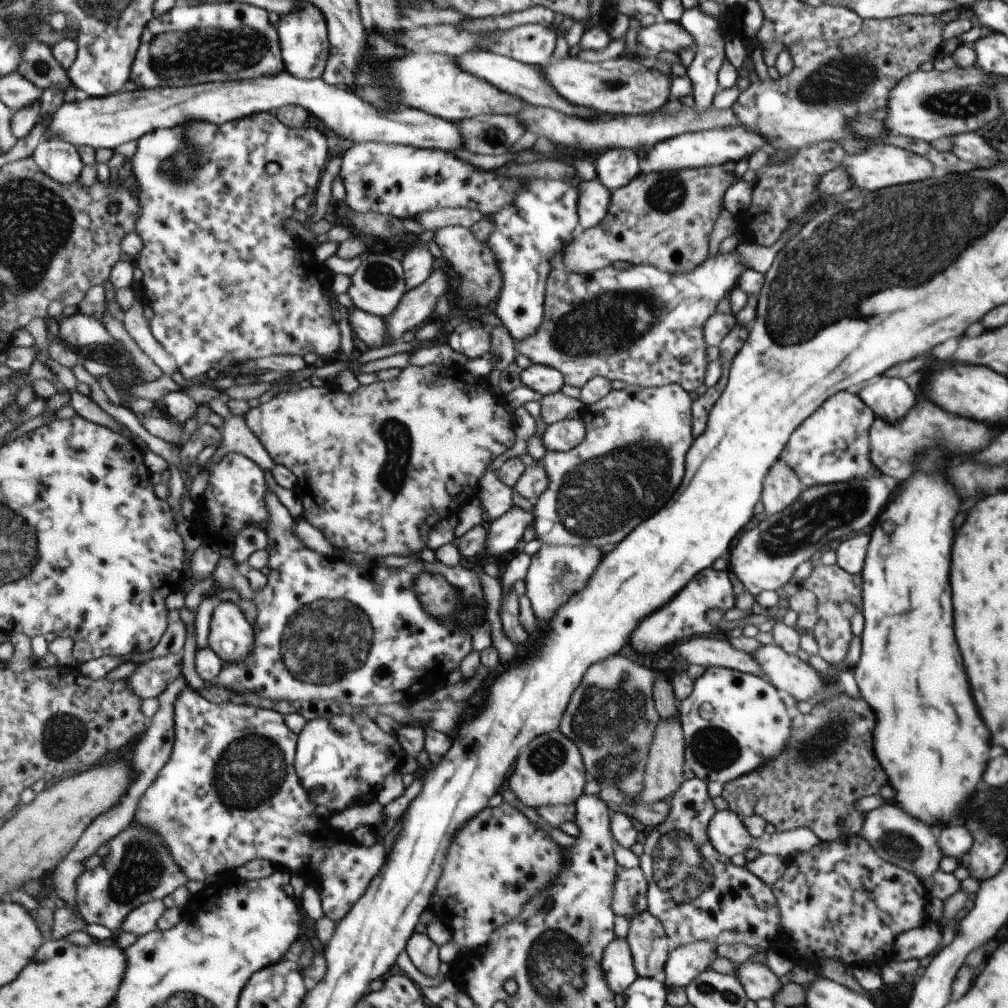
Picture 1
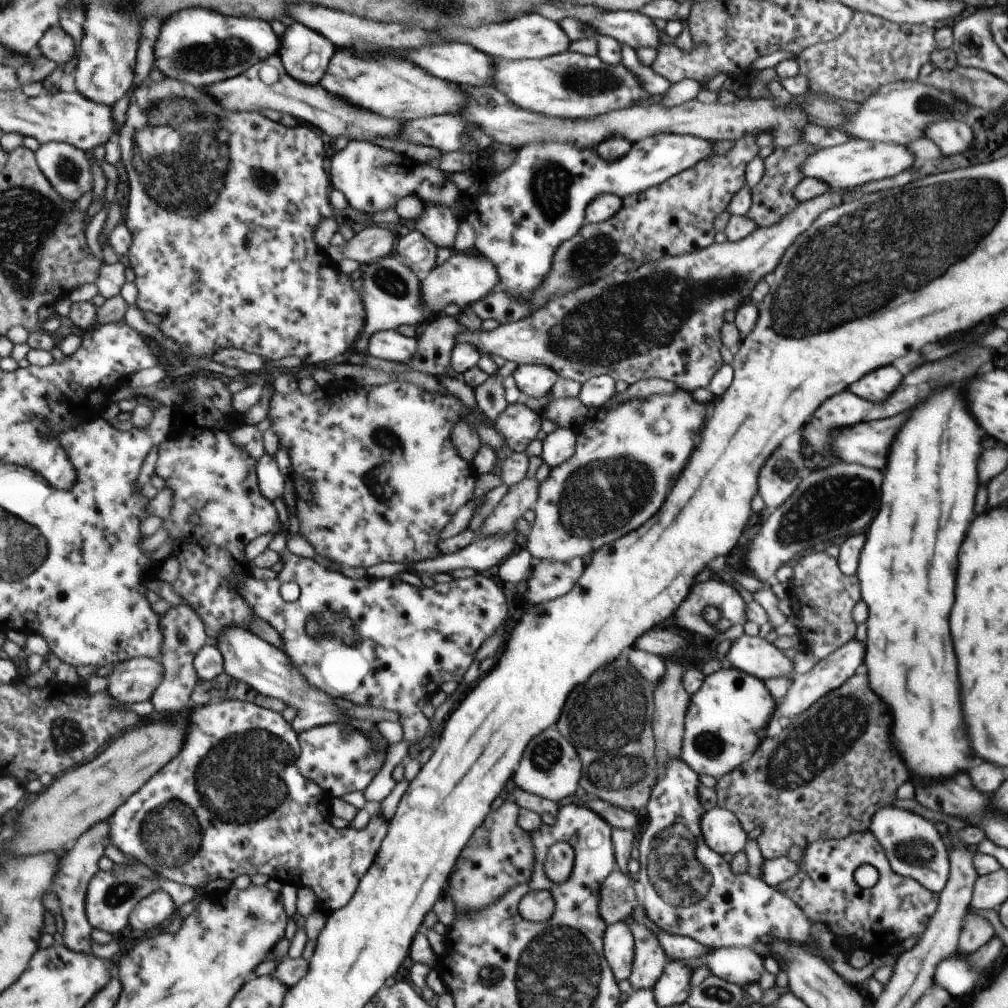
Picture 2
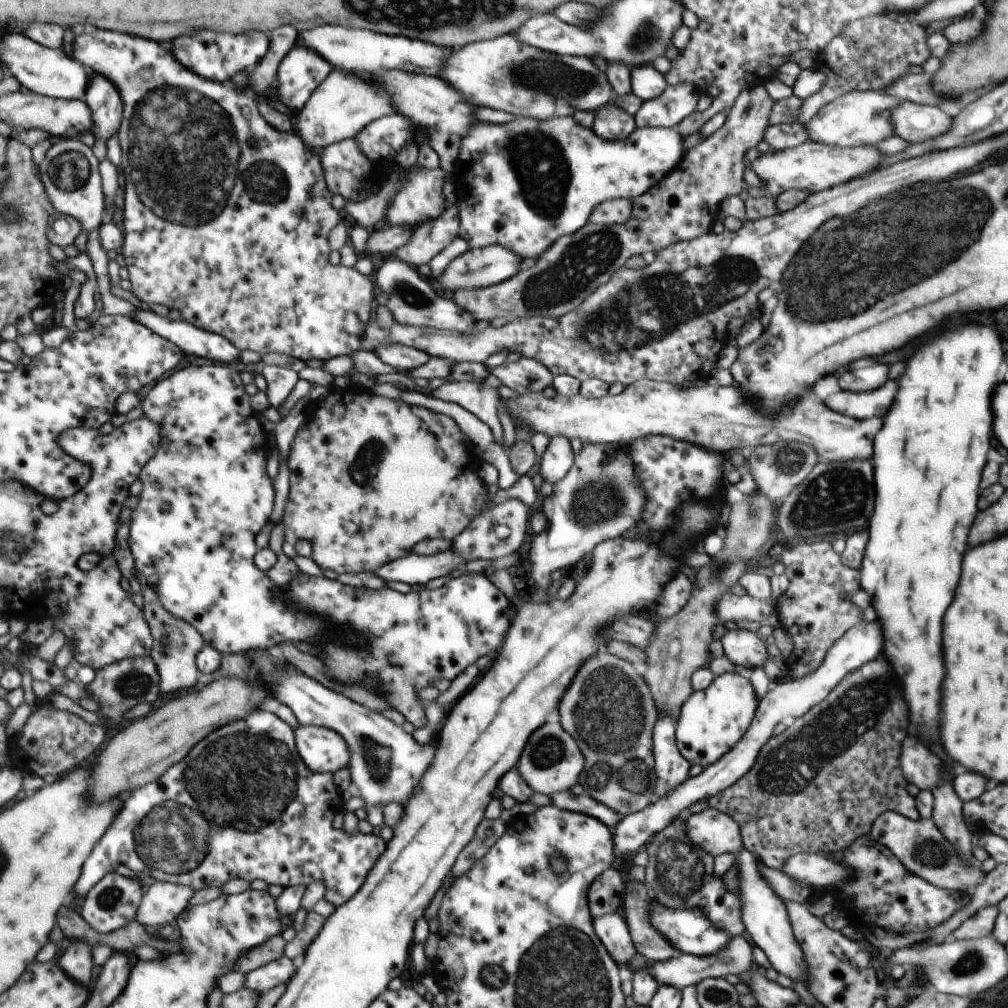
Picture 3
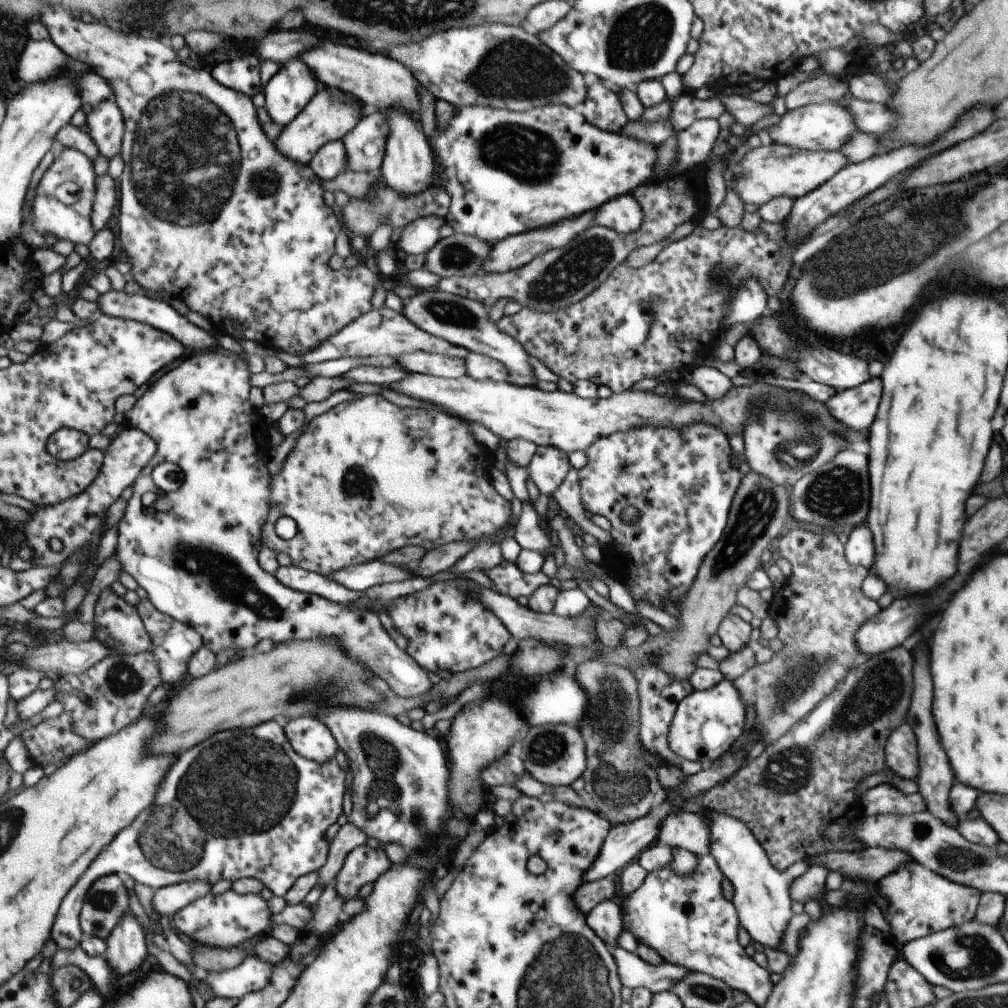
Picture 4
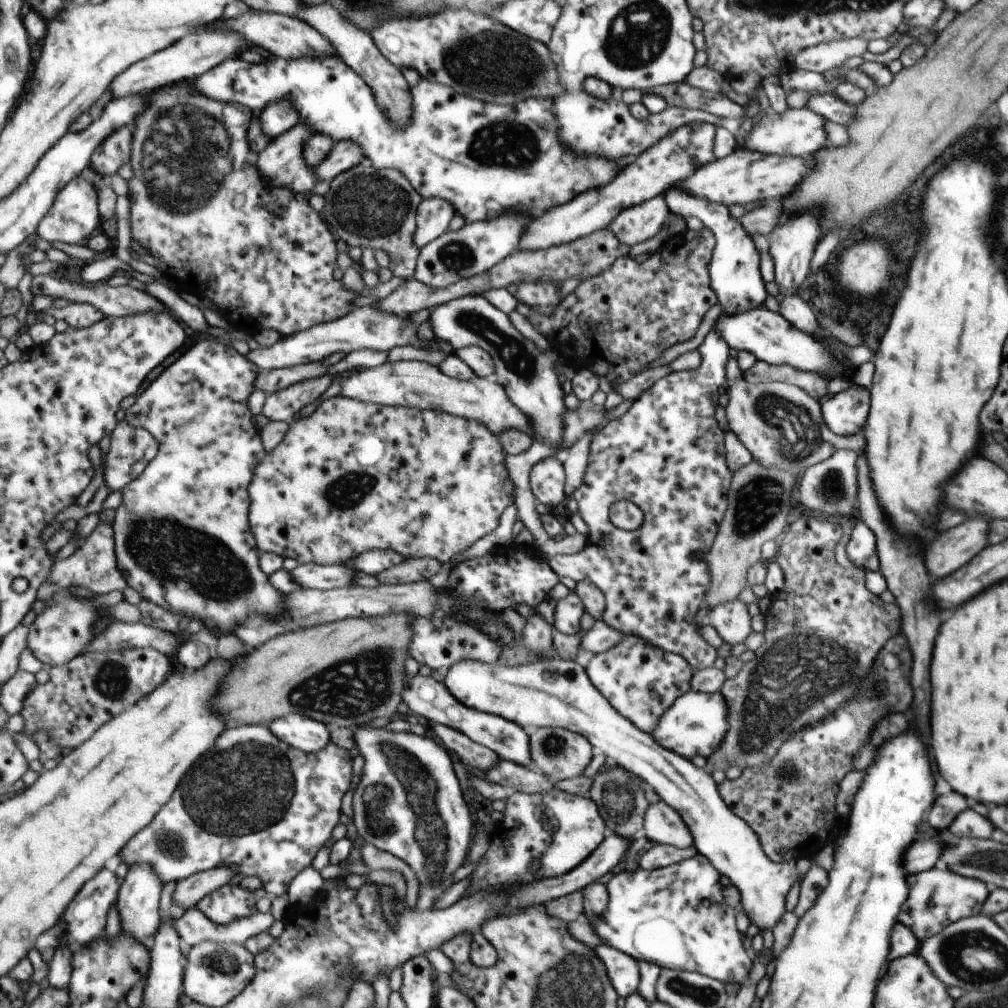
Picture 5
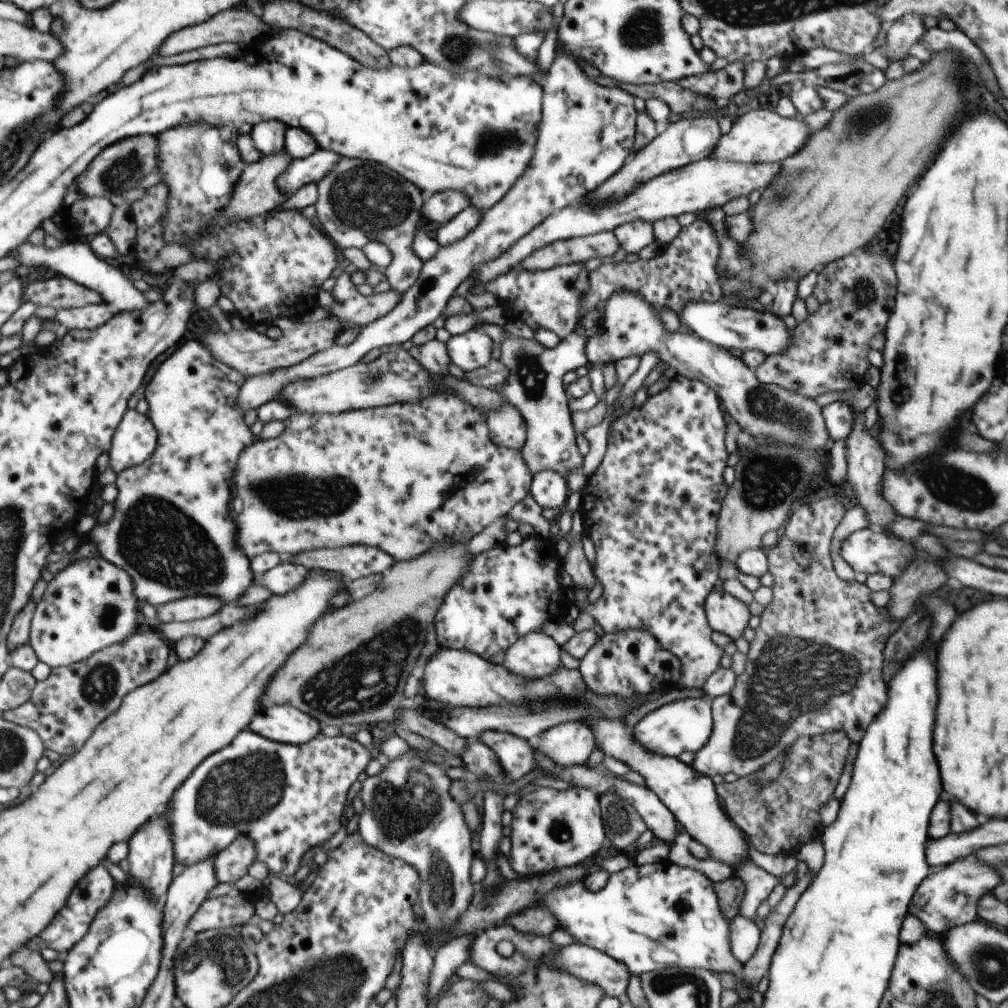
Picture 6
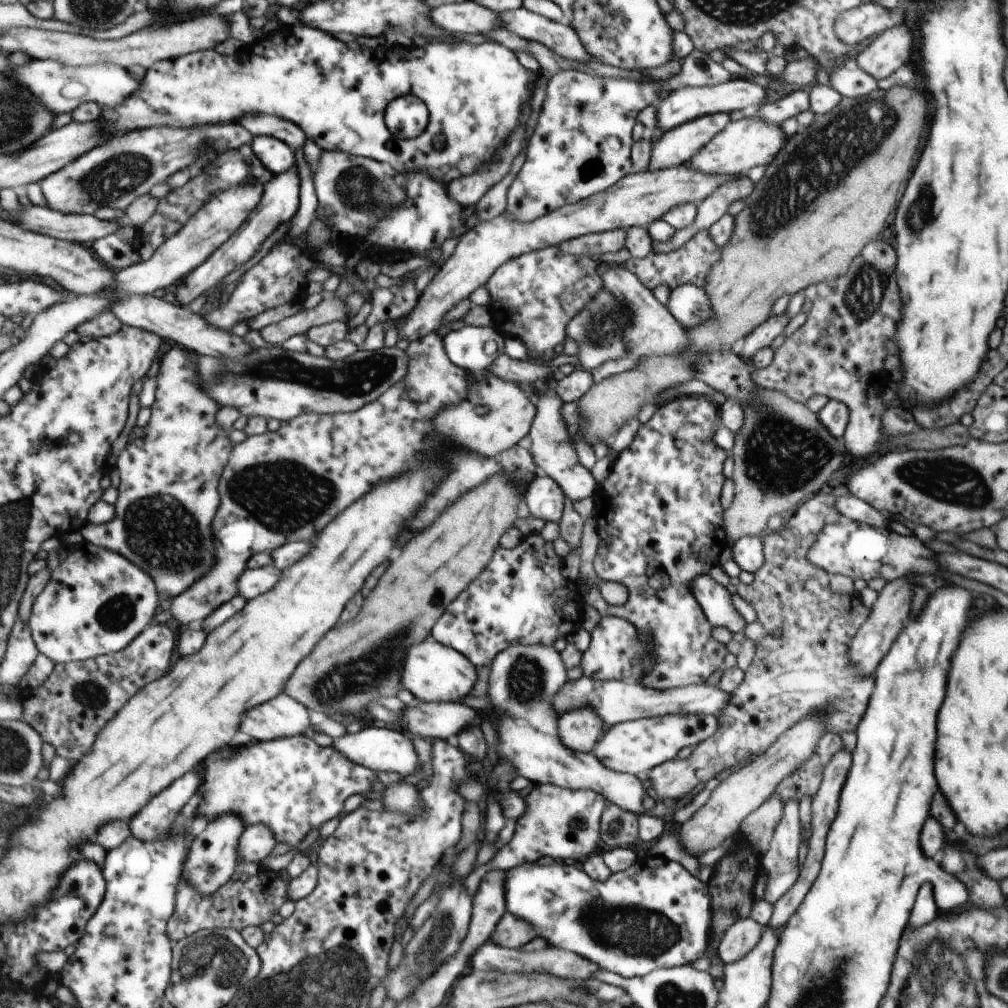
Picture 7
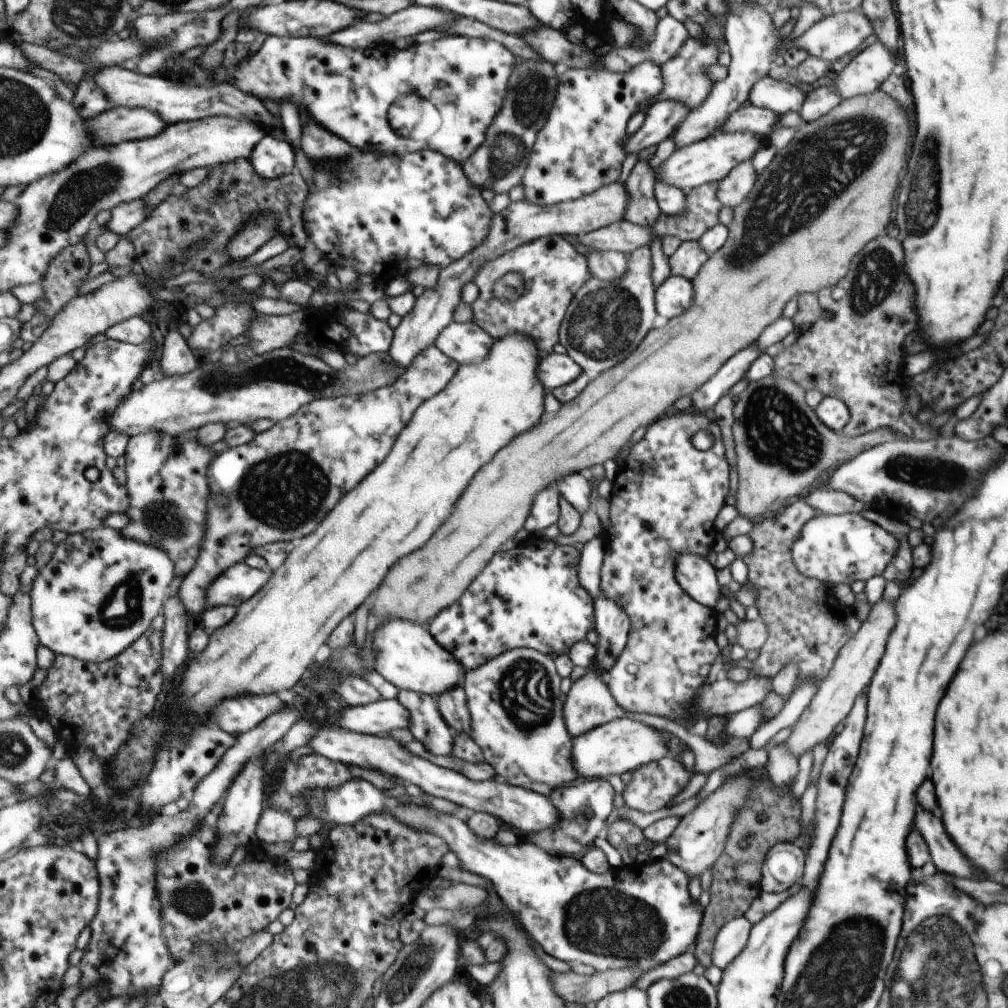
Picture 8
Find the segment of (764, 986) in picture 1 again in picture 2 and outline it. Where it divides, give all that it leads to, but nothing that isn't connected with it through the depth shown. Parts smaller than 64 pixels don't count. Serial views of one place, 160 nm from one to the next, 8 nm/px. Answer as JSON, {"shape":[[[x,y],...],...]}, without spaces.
{"shape":[[[719,947],[689,966],[693,970],[703,963],[709,968],[711,975],[742,988],[751,982],[759,983],[761,977],[765,977],[762,959],[751,948]]]}

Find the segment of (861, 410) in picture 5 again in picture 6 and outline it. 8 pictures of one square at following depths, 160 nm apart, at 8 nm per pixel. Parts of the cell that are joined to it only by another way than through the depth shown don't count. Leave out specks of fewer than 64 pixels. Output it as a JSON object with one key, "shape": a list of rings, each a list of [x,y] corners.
{"shape":[[[832,401],[821,408],[825,430],[831,442],[846,440],[854,427],[854,410],[842,401]]]}

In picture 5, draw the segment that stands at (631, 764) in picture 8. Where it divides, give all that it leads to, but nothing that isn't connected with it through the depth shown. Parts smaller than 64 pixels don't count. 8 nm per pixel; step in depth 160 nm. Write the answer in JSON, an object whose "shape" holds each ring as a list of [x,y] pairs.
{"shape":[[[687,691],[678,696],[653,729],[651,737],[657,741],[664,749],[682,756],[689,760],[691,756],[699,754],[707,759],[718,750],[722,740],[728,732],[728,706],[727,700],[719,692],[702,693]]]}

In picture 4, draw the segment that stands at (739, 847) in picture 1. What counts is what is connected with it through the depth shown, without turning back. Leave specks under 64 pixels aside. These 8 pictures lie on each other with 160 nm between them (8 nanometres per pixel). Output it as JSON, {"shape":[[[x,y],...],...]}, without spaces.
{"shape":[[[677,811],[660,823],[657,841],[669,847],[681,847],[698,856],[707,855],[711,848],[710,818],[703,812]]]}

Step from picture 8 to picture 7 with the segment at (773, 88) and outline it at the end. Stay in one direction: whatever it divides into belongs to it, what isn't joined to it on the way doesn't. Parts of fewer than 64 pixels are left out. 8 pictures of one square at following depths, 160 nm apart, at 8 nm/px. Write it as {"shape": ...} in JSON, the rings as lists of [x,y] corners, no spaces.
{"shape":[[[735,76],[732,79],[727,79],[724,83],[711,86],[678,88],[671,91],[655,105],[656,127],[665,132],[700,116],[728,113],[735,109],[751,112],[763,104],[764,89],[766,88],[756,85],[751,80],[747,81],[746,78],[741,76]]]}

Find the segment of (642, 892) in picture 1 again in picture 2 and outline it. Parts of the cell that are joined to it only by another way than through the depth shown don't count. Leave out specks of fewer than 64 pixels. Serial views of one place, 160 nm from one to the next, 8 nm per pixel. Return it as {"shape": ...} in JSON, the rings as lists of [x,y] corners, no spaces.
{"shape":[[[615,866],[600,886],[599,916],[606,925],[627,922],[639,900],[636,878]]]}

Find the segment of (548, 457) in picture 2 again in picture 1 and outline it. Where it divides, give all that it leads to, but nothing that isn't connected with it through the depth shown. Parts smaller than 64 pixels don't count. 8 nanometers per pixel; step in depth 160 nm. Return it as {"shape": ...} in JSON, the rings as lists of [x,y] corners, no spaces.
{"shape":[[[580,418],[563,419],[550,424],[542,434],[542,445],[547,451],[565,452],[577,446],[584,437]]]}

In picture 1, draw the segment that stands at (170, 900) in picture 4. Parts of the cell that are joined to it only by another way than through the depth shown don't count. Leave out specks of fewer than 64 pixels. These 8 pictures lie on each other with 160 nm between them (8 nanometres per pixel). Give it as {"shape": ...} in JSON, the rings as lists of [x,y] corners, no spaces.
{"shape":[[[152,900],[136,908],[123,921],[121,930],[132,932],[138,938],[157,929],[157,922],[165,912],[165,903],[162,900]]]}

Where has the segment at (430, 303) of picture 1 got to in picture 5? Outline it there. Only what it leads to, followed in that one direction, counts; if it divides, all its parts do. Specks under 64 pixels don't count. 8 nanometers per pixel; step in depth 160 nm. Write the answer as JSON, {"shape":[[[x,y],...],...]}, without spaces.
{"shape":[[[701,121],[681,125],[658,140],[653,147],[626,162],[625,168],[605,187],[590,189],[574,196],[569,203],[529,218],[518,240],[517,251],[538,251],[562,245],[609,226],[618,212],[631,205],[645,203],[694,174],[697,168],[715,160],[712,153],[715,126]]]}

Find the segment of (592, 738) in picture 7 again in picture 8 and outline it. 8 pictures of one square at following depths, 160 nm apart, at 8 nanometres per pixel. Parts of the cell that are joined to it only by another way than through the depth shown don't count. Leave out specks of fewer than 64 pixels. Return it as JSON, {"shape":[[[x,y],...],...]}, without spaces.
{"shape":[[[587,667],[586,673],[572,682],[567,692],[563,720],[573,739],[610,720],[628,716],[593,671],[599,670]]]}

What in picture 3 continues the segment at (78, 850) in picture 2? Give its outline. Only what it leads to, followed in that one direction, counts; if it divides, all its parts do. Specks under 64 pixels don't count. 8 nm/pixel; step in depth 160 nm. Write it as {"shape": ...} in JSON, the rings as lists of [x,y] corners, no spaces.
{"shape":[[[85,942],[66,943],[59,964],[64,971],[71,972],[71,976],[75,976],[75,980],[83,980],[83,984],[91,984],[93,968],[95,968],[92,950],[93,947]]]}

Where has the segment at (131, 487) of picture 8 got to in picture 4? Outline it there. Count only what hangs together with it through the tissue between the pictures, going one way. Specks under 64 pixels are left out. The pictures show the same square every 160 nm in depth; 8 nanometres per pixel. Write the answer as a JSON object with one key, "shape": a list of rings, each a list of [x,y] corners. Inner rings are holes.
{"shape":[[[221,349],[193,353],[177,368],[155,381],[125,414],[126,425],[143,429],[158,442],[158,454],[135,481],[133,496],[118,523],[115,554],[122,569],[134,576],[155,608],[196,629],[203,637],[204,646],[215,654],[233,648],[247,650],[257,646],[261,640],[289,642],[337,638],[351,660],[385,680],[397,696],[411,699],[431,691],[427,670],[395,645],[381,627],[377,614],[367,610],[351,610],[345,604],[331,602],[309,592],[295,592],[294,588],[284,585],[274,574],[263,570],[258,558],[263,547],[262,530],[272,510],[272,475],[267,468],[272,447],[269,424],[248,401],[253,388],[251,377],[246,359],[239,358],[238,354]],[[161,462],[178,465],[185,476],[179,489],[167,493],[173,503],[173,510],[167,514],[143,504],[147,494],[155,495],[155,490],[162,491],[153,482],[153,470]]]}

